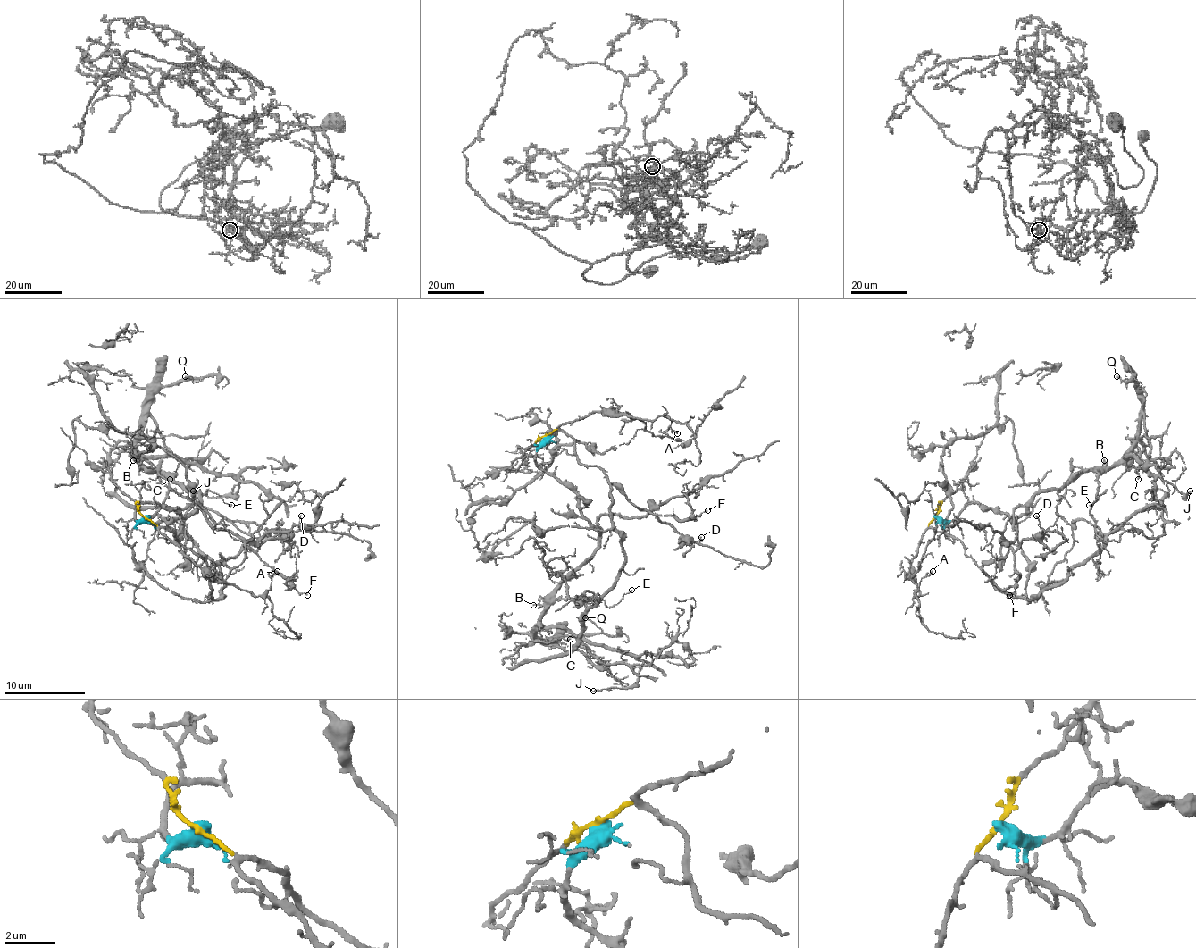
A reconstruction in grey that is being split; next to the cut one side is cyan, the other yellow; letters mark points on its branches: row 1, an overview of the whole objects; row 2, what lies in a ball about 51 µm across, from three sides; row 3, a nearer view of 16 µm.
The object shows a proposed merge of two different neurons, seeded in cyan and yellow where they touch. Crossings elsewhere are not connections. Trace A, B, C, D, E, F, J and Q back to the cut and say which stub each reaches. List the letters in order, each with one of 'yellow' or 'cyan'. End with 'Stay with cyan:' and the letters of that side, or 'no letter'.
A: yellow
B: cyan
C: cyan
D: yellow
E: cyan
F: yellow
J: cyan
Q: cyan
Stay with cyan: B, C, E, J, Q

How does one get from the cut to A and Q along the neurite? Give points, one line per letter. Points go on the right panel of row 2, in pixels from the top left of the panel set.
A: (936, 515), (911, 560), (911, 578), (919, 591), (917, 596), (915, 594), (919, 583), (932, 570)
Q: (936, 515), (966, 504), (1020, 515), (1036, 493), (1111, 467), (1141, 409), (1135, 381), (1116, 377)

